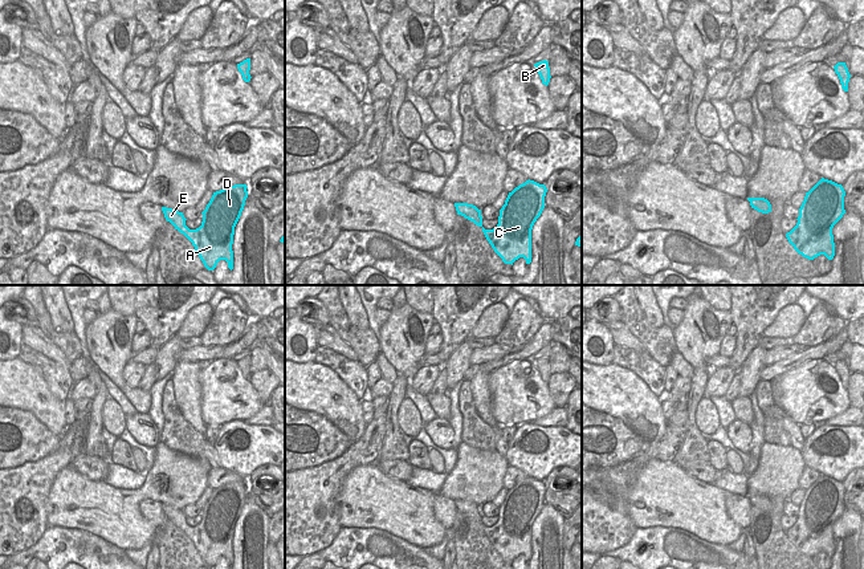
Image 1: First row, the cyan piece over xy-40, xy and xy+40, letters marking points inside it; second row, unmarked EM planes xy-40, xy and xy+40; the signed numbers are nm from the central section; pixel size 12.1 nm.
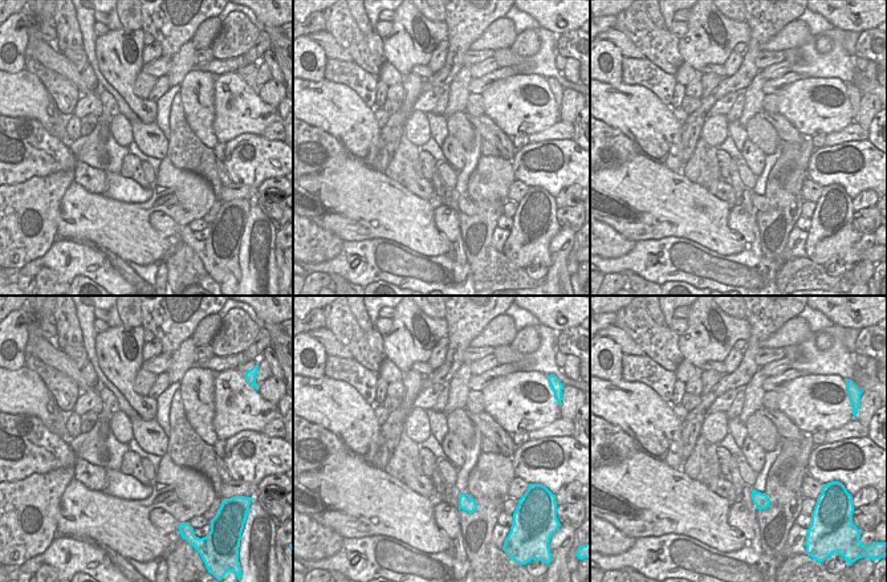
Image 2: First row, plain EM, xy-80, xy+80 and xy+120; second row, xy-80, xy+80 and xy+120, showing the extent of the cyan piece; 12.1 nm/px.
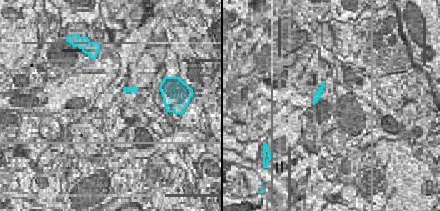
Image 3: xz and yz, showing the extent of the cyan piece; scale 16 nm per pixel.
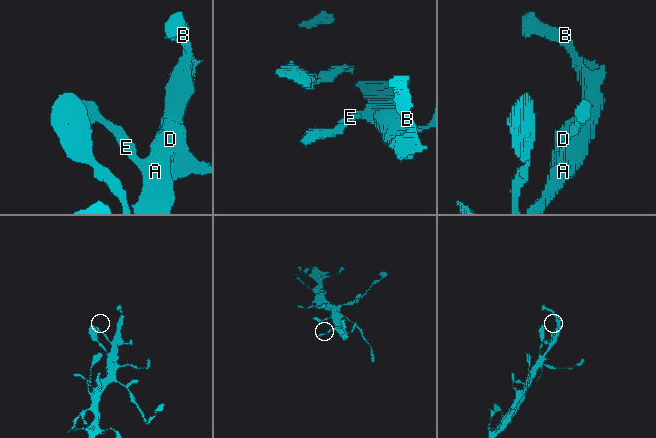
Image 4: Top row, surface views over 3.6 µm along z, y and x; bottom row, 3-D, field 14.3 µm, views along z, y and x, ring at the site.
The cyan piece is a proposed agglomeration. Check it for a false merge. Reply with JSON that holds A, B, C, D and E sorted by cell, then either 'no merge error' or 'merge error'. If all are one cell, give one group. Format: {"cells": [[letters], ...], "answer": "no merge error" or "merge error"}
{"cells": [["A", "B", "C", "D", "E"]], "answer": "no merge error"}

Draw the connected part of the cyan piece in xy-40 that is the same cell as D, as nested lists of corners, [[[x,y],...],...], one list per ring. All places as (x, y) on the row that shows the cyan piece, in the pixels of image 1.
[[[235,184],[213,192],[196,229],[186,225],[183,212],[162,207],[166,220],[192,243],[208,271],[213,271],[220,260],[233,269],[233,235],[248,198],[246,188],[246,184]]]

